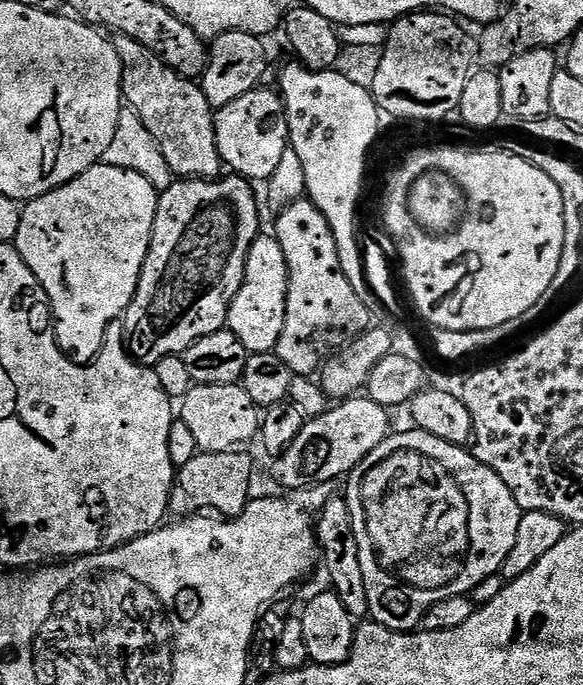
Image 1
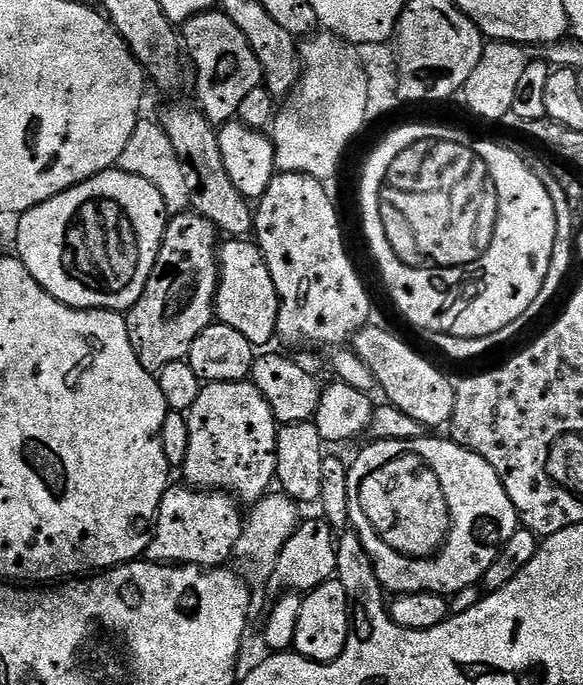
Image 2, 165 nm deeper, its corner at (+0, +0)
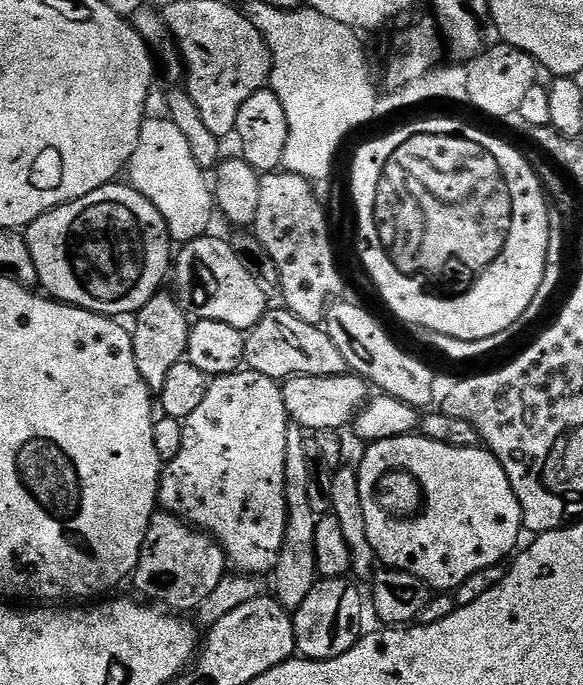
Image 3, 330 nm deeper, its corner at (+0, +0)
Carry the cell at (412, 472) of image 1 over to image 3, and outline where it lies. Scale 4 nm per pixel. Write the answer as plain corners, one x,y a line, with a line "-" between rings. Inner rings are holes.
419,434
392,437
389,440
369,443
364,450
364,457
361,458
360,464
358,463
360,474
358,494
362,498
362,514
366,514
368,541
376,551
376,557
381,565
398,572
414,574
414,578
426,582
429,589
448,594
458,586
462,586
462,582
466,582
466,578
470,578
470,574
478,574
478,570
497,567
501,562
509,559
507,556
515,550
516,543
520,540
524,519
522,518
522,510
518,506
518,498
510,486
510,478
506,478
506,470
502,470
502,466
492,457
491,452
483,447
459,448
458,446
446,446
442,442
434,442
430,438

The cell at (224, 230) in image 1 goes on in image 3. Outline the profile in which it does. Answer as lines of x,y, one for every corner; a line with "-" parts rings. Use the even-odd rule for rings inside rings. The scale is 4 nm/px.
157,294
135,313
136,328
131,329
132,345
134,346
134,362
138,362
138,374
146,382
146,386
158,394
162,386
166,386
166,374
174,370
176,364
181,363
188,354
189,317
180,307
175,295

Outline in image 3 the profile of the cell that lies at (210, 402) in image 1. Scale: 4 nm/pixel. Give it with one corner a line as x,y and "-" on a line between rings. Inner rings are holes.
237,370
217,376
209,383
206,390
206,398
194,409
188,419
183,421
184,433
182,434
182,450
178,450
178,458
167,461
160,473
160,495
158,504
163,511
181,519
185,524
191,524
202,532
208,533
223,550
227,563
232,564
240,574
268,574
278,562
280,551
284,545
286,528
286,490
284,489
284,475
286,474
286,434
290,427
288,411
282,402
280,384
277,381
266,378
266,374
258,374
251,370

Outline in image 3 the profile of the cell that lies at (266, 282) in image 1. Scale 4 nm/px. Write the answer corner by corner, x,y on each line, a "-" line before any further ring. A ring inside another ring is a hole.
205,234
183,245
175,253
174,267
170,272
171,291
174,293
180,307
184,309
189,317
196,320
213,320
214,322
226,322
226,326
234,326
238,331
247,333
248,329
254,327
262,319
265,312
269,311
269,293
266,293
258,286
246,266
238,258
238,254
232,249
227,239
219,240
213,234

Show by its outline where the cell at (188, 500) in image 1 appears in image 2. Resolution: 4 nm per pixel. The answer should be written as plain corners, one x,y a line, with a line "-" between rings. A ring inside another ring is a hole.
169,486
164,491
150,532
147,559
154,564
173,566
195,564
205,570
227,565
228,559
233,559
236,543
244,529
245,517
242,512
240,516
241,505
227,492
183,487

